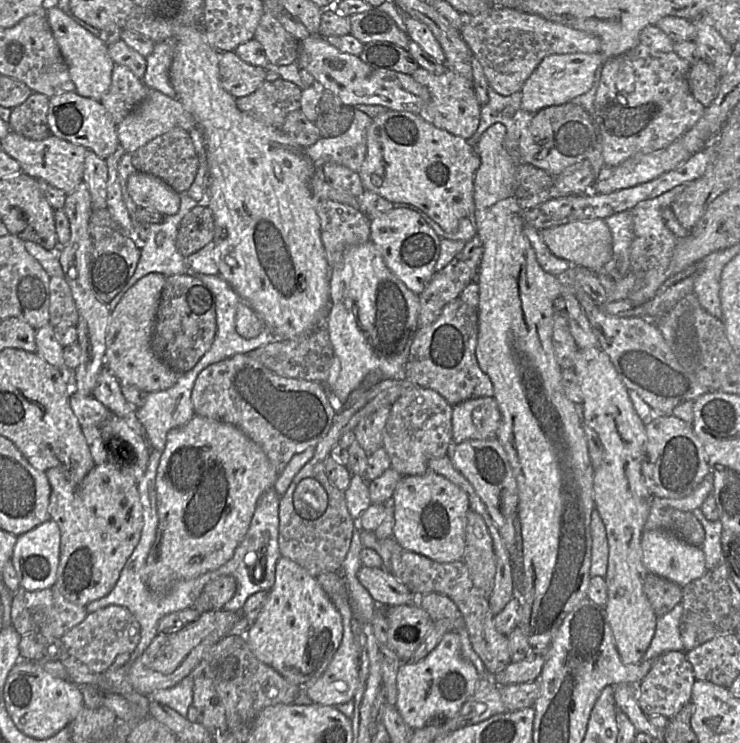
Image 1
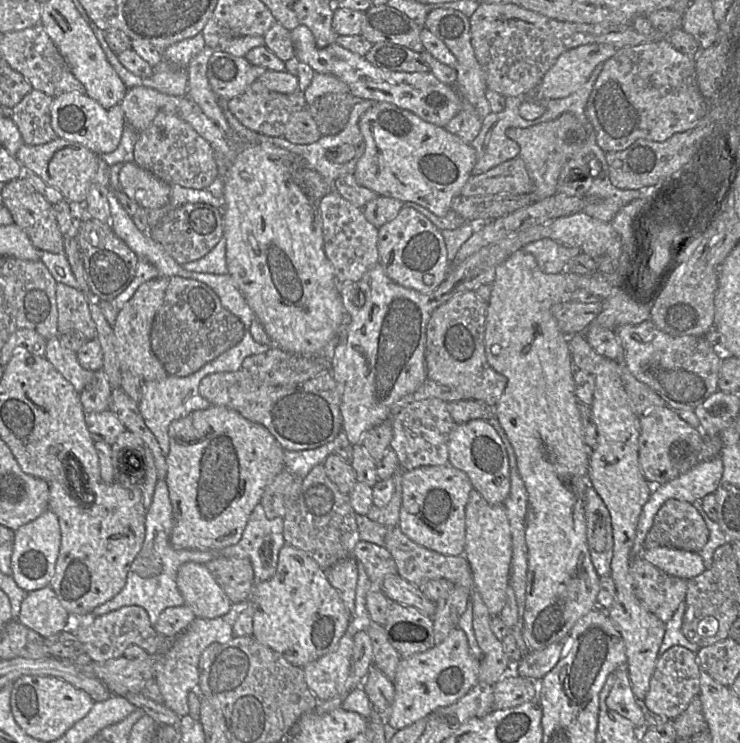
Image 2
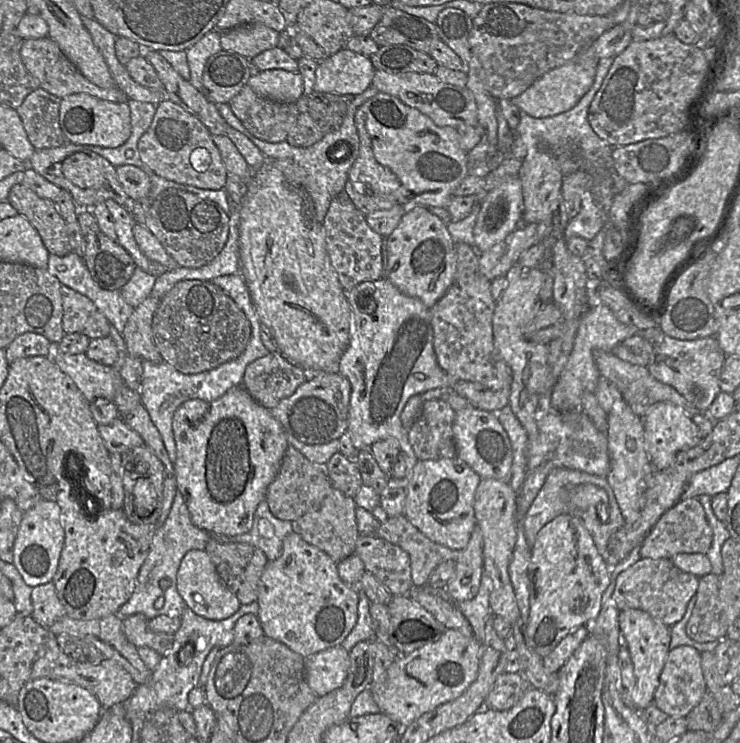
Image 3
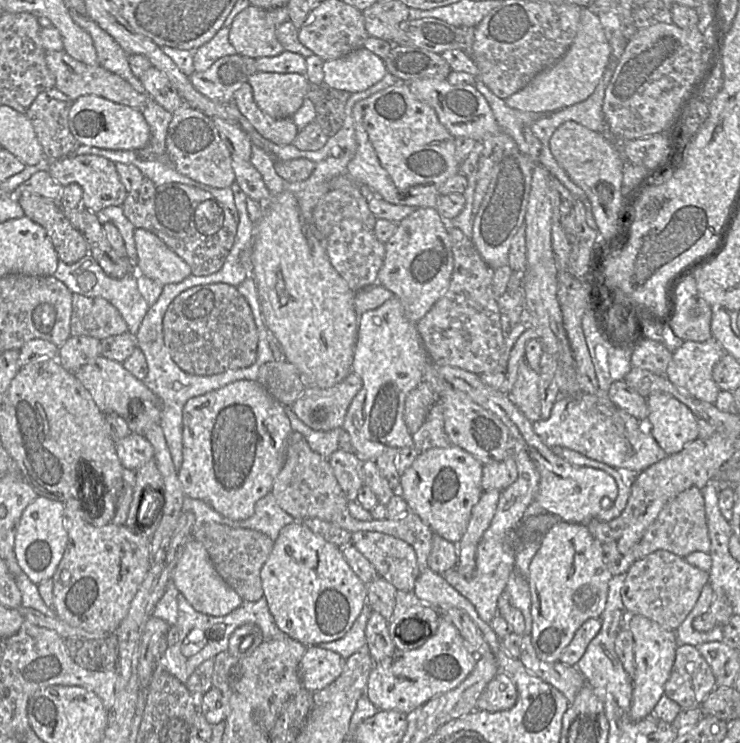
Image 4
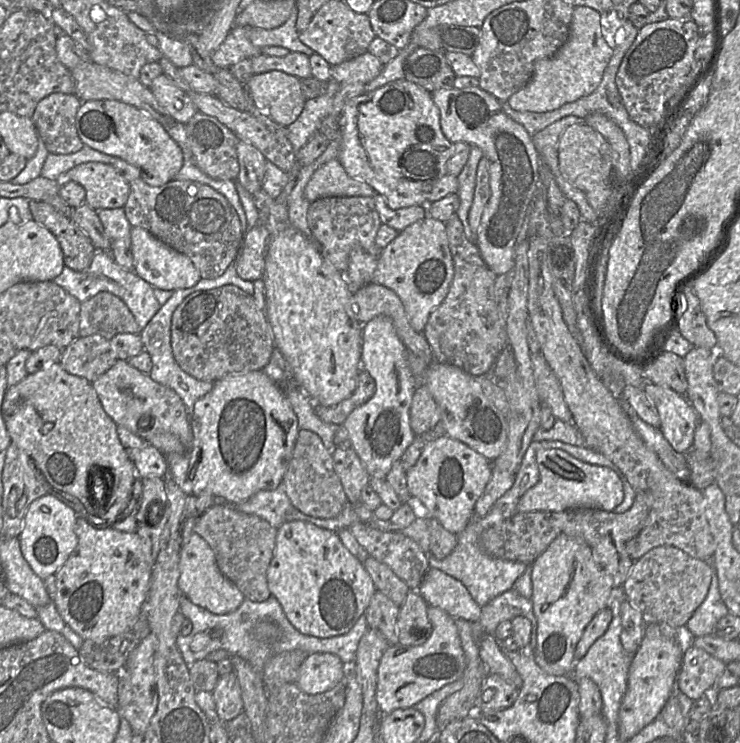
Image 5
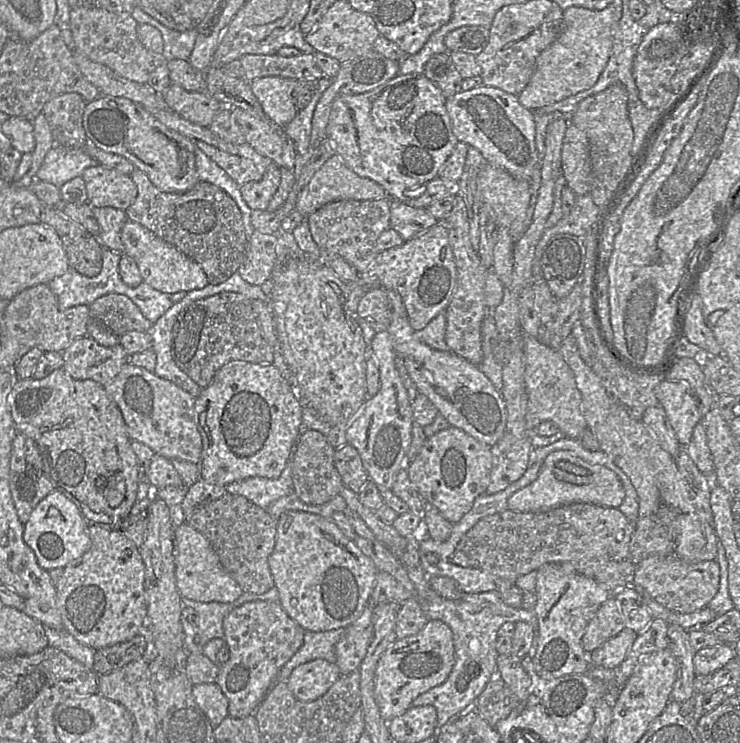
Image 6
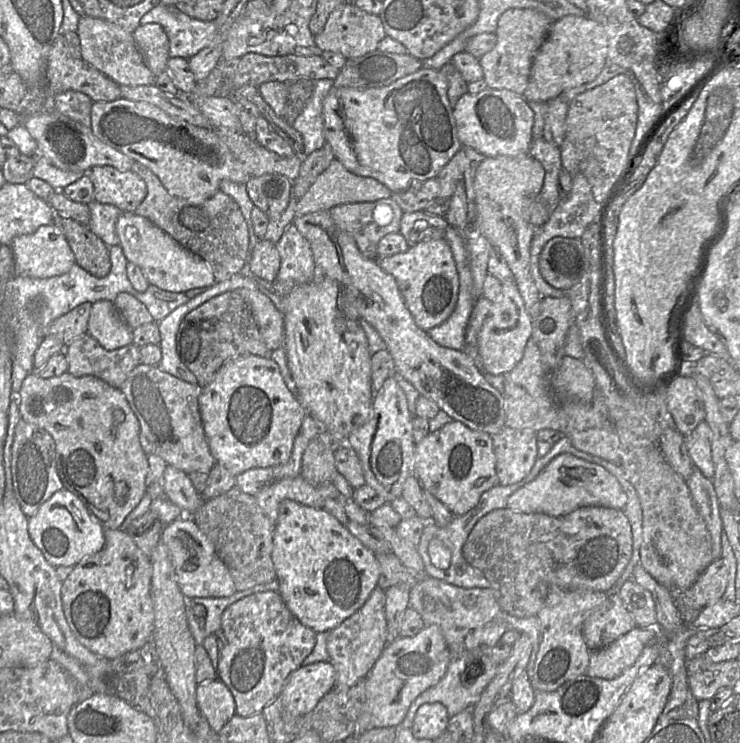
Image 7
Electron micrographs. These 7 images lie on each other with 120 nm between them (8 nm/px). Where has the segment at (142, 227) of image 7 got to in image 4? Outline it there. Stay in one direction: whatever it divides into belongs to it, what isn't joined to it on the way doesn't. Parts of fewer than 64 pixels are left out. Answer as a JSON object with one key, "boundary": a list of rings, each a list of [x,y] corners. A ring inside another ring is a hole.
{"boundary":[[[135,228],[134,240],[138,273],[163,285],[181,282],[192,274],[189,265],[154,233]]]}

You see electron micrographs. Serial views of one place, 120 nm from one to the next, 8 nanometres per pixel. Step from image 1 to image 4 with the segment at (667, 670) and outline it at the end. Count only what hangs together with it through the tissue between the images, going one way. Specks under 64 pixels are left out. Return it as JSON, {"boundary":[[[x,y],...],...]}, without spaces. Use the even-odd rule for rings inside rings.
{"boundary":[[[685,644],[676,649],[676,656],[669,678],[664,685],[664,695],[677,702],[681,708],[697,707],[716,687],[716,677],[697,647]]]}

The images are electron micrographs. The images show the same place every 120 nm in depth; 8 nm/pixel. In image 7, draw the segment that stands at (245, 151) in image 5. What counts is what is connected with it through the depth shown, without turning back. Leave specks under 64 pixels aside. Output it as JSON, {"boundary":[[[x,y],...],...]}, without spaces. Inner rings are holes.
{"boundary":[[[272,173],[251,177],[245,186],[254,206],[269,220],[278,221],[291,199],[293,182],[282,174]]]}

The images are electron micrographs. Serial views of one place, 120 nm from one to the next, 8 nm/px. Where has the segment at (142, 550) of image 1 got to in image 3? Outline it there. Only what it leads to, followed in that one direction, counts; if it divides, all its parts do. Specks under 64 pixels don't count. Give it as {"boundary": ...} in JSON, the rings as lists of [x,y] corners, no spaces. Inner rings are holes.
{"boundary":[[[177,491],[166,521],[162,526],[152,530],[149,553],[139,570],[135,590],[129,600],[120,607],[117,615],[124,618],[141,613],[149,620],[160,615],[181,617],[186,603],[177,590],[177,572],[180,563],[188,551],[205,550],[211,538],[212,534],[193,524],[185,500]],[[162,578],[170,580],[170,586],[166,590],[159,586]]]}

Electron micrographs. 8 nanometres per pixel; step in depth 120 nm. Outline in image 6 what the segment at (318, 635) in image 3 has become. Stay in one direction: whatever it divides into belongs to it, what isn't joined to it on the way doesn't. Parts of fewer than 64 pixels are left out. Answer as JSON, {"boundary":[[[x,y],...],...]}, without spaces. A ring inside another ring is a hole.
{"boundary":[[[293,510],[285,511],[277,520],[276,542],[272,554],[269,556],[269,568],[274,581],[274,586],[278,590],[279,603],[283,610],[305,631],[312,632],[337,630],[346,628],[353,623],[361,615],[367,604],[370,603],[370,596],[379,572],[373,561],[364,555],[357,547],[355,540],[349,540],[331,518],[324,518],[316,514]]]}

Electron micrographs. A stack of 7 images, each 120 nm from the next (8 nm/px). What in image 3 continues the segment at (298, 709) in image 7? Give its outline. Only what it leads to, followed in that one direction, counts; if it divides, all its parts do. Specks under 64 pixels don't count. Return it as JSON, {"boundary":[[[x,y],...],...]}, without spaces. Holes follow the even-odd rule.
{"boundary":[[[341,645],[305,658],[305,679],[317,697],[341,687],[350,666],[349,652]]]}

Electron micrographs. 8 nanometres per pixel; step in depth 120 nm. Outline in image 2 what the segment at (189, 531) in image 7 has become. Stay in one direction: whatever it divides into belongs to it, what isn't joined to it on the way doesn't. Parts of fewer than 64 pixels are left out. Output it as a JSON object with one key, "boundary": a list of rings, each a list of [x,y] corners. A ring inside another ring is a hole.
{"boundary":[[[193,561],[182,564],[177,574],[177,586],[196,617],[215,619],[226,615],[232,607],[206,564]]]}

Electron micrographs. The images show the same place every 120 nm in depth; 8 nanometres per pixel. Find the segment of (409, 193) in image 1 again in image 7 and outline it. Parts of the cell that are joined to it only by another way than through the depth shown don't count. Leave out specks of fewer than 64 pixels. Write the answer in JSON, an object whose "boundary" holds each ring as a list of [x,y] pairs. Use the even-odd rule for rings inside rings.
{"boundary":[[[425,67],[381,88],[333,87],[323,104],[326,143],[331,146],[334,157],[348,171],[376,179],[392,193],[402,192],[415,184],[437,178],[442,168],[462,148],[447,90],[447,80],[440,70]]]}

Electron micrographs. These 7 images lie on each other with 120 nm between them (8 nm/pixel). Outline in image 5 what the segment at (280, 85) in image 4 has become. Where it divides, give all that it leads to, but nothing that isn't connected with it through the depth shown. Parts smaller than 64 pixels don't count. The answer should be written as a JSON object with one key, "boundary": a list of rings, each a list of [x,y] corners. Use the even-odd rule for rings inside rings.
{"boundary":[[[269,71],[253,75],[246,87],[256,108],[279,126],[287,128],[303,111],[306,99],[297,77]]]}

